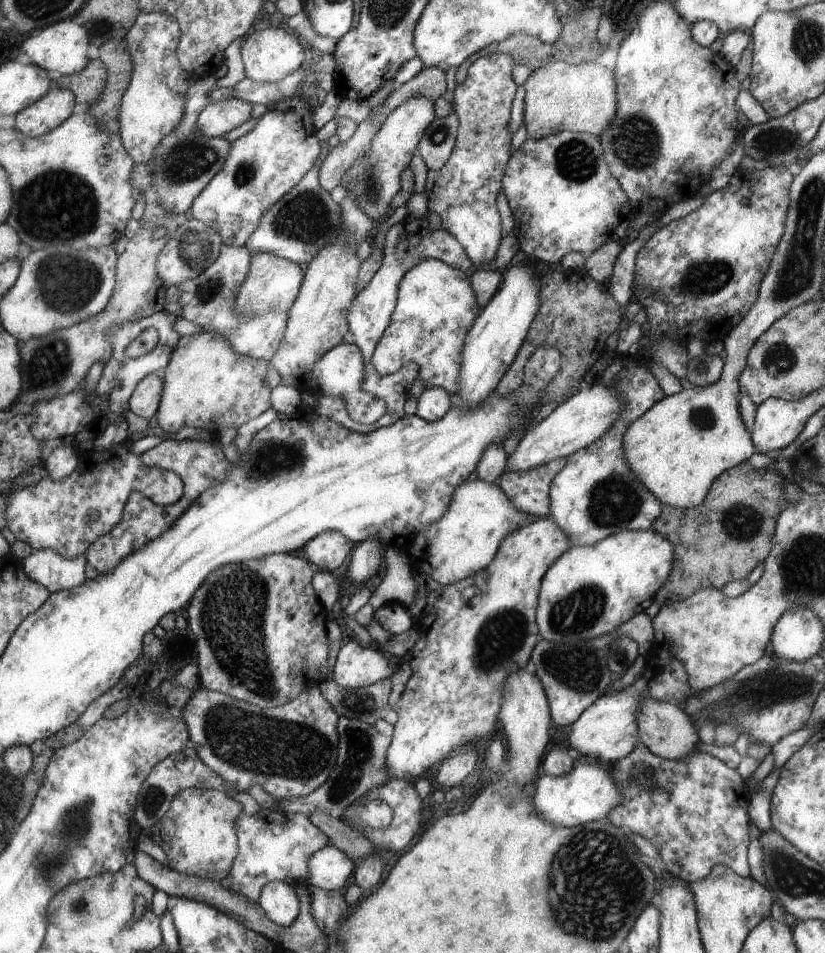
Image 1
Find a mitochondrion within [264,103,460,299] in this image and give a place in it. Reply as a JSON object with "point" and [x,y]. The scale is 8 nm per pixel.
{"point":[307,217]}

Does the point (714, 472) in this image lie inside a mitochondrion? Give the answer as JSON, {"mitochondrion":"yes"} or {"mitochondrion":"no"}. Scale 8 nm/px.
{"mitochondrion":"no"}

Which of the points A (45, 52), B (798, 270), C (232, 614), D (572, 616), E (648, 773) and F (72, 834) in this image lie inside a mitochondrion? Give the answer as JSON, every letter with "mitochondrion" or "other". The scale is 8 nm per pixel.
{"A":"other","B":"mitochondrion","C":"mitochondrion","D":"mitochondrion","E":"other","F":"mitochondrion"}

